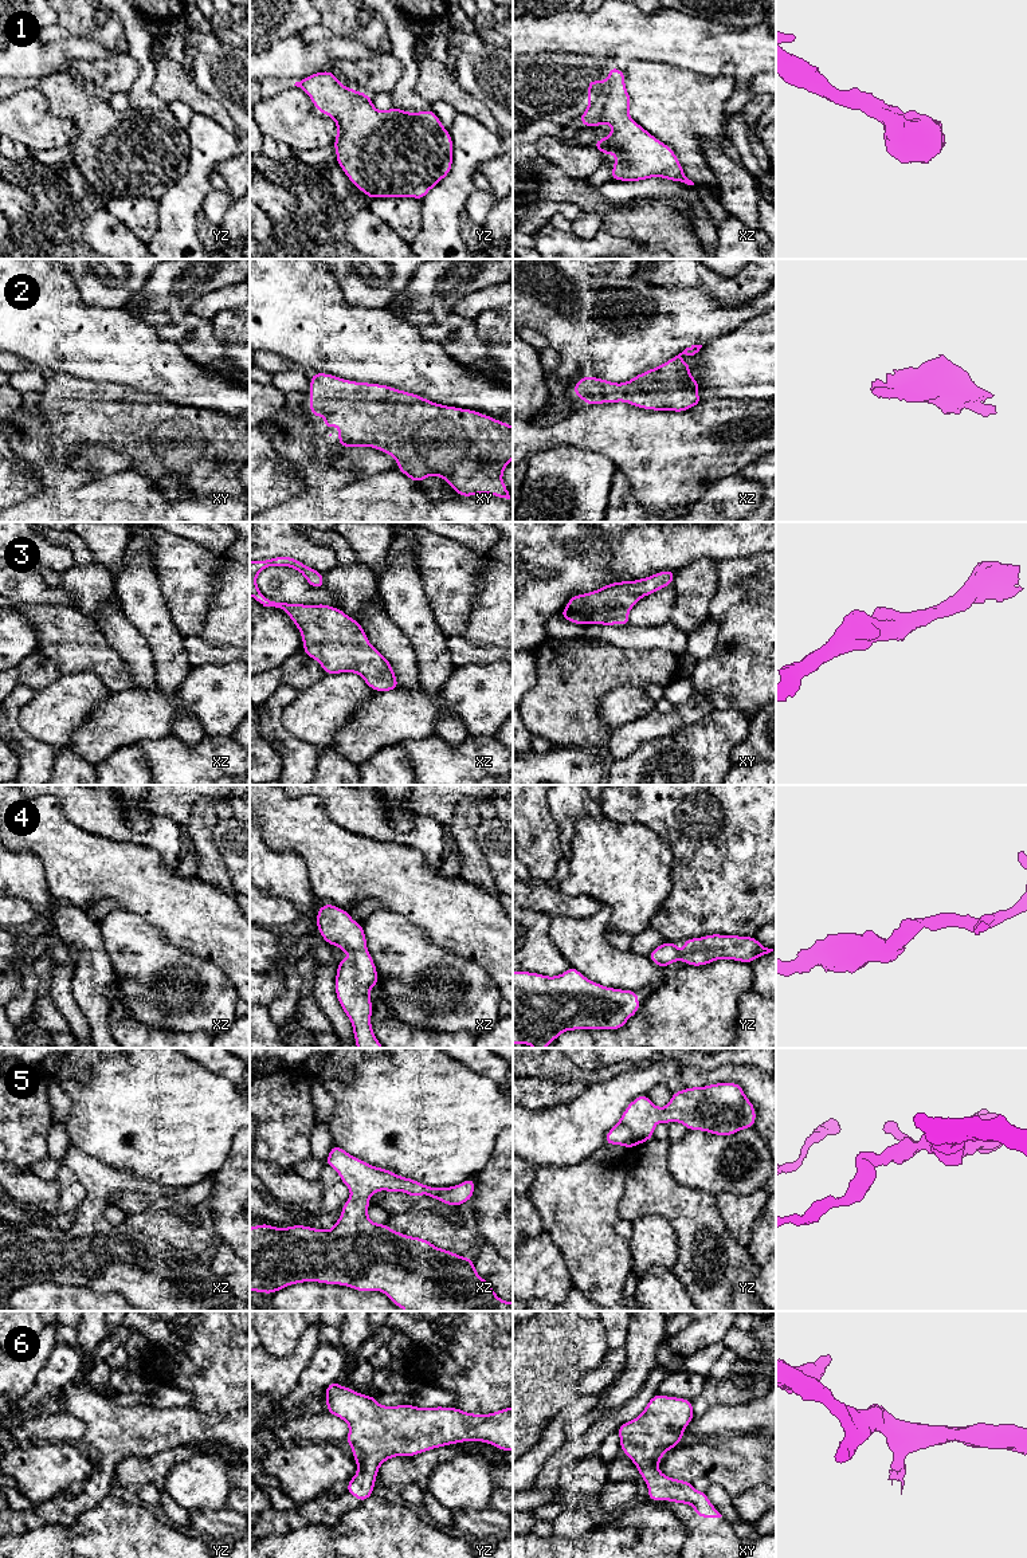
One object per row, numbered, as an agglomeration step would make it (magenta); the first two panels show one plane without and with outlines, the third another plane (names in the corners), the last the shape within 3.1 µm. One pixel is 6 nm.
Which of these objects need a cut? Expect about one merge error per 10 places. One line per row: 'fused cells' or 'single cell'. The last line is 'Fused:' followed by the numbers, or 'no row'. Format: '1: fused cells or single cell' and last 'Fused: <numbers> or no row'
1: single cell
2: single cell
3: single cell
4: single cell
5: single cell
6: single cell
Fused: no row

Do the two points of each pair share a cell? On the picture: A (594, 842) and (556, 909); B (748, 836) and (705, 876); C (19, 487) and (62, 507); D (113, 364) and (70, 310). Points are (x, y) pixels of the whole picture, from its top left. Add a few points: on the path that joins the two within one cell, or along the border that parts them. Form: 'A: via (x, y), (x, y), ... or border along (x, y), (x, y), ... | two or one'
A: border along (556, 885), (563, 894), (590, 895), (595, 899) | two
B: via (737, 848), (726, 859), (722, 859), (717, 867) | one
C: border along (40, 489), (14, 506) | two
D: via (104, 350), (83, 330), (82, 324) | one

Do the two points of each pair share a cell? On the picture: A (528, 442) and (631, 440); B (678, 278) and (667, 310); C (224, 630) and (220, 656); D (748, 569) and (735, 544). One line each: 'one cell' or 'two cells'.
A: one cell
B: two cells
C: two cells
D: two cells

